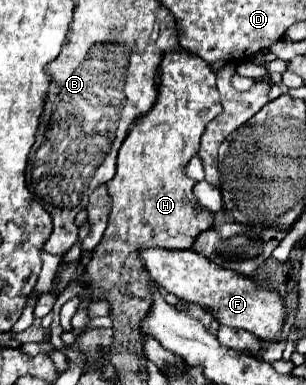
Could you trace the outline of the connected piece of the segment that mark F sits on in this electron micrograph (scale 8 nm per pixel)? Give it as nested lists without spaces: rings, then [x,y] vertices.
[[[144,249],[140,251],[140,257],[144,259],[146,269],[160,287],[188,303],[198,303],[208,311],[212,309],[220,325],[252,331],[260,341],[280,341],[282,325],[286,323],[286,303],[282,301],[278,291],[264,289],[252,277],[224,269],[194,251]]]

